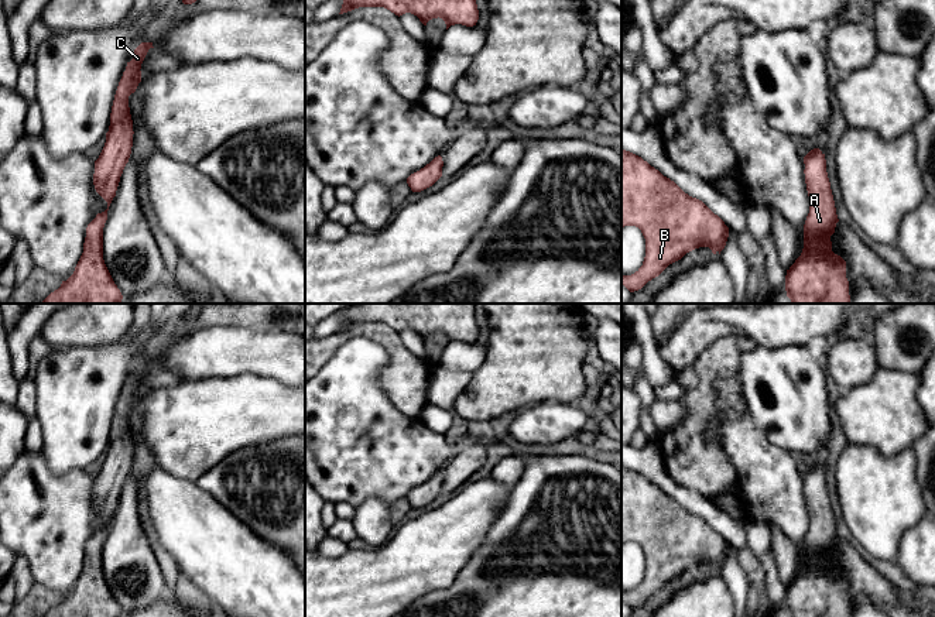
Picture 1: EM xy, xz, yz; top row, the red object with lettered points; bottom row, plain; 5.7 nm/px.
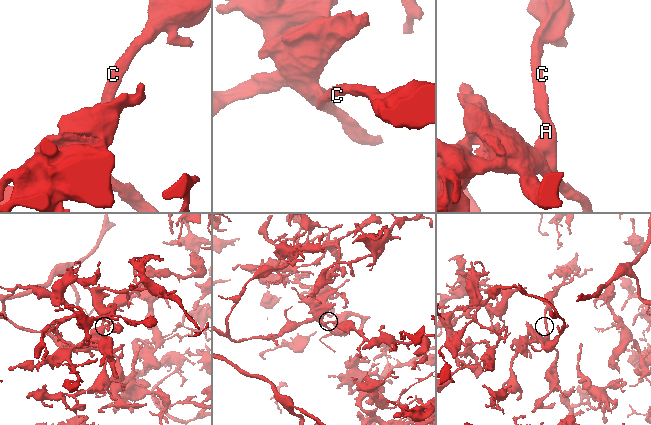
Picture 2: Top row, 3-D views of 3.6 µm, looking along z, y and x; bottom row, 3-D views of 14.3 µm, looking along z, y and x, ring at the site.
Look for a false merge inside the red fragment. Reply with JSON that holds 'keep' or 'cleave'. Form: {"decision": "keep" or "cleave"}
{"decision": "keep"}

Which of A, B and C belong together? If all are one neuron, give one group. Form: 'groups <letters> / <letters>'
groups A B C

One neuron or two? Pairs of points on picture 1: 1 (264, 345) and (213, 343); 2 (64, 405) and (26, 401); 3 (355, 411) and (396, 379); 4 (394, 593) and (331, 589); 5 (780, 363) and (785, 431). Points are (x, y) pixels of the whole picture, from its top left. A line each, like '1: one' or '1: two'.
1: one
2: two
3: two
4: one
5: one

